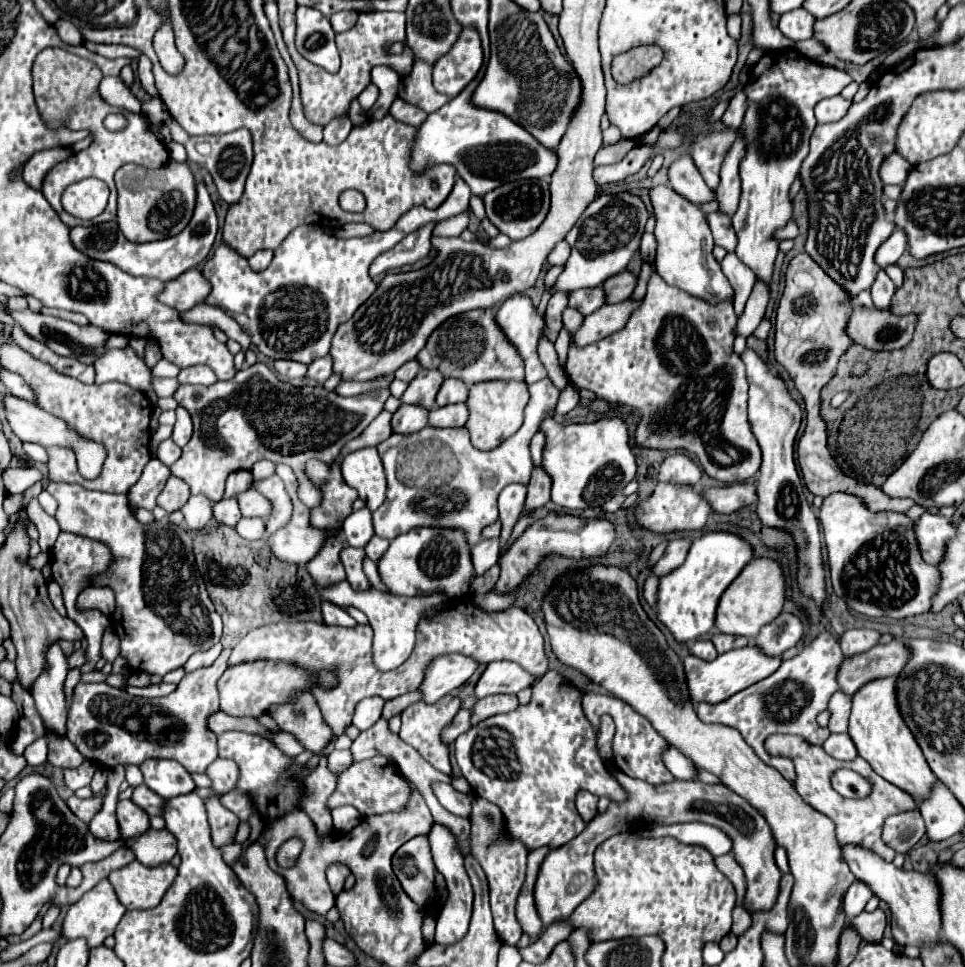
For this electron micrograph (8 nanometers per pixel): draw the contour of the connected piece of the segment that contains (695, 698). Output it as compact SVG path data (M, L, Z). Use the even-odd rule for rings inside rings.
M754 646L730 650L726 654L720 654L712 662L698 660L696 656L686 656L684 672L686 672L686 684L688 684L690 698L692 698L692 702L720 704L720 702L728 700L734 692L740 692L740 690L768 678L780 666L780 662L782 662L780 658L762 656L762 652L758 652L758 648L754 648Z

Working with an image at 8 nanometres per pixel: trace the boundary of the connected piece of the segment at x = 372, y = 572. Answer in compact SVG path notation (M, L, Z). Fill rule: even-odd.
M366 558L366 560L364 560L364 572L366 572L366 576L368 576L368 580L372 582L374 588L389 593L385 584L380 580L380 574L378 574L378 566L376 566L376 562L370 562L370 560Z

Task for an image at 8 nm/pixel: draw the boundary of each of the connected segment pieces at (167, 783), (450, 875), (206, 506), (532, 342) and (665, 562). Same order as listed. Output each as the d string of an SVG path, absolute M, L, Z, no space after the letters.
M146 760L140 770L144 774L146 786L162 798L174 798L196 790L190 772L186 772L182 764L174 764L174 760Z
M434 824L432 830L428 832L428 842L432 846L432 856L434 856L436 868L444 876L448 892L450 892L446 904L442 906L442 910L438 914L436 940L434 942L438 942L438 944L454 944L454 942L458 942L466 934L466 928L470 924L472 898L474 898L472 884L470 884L470 878L468 878L466 868L464 868L464 858L462 858L462 852L460 852L460 844L458 844L456 836L450 832L450 828L446 828L444 824Z
M190 496L190 500L182 508L182 514L186 518L188 530L200 532L212 518L212 504L204 496Z
M514 294L502 306L498 306L496 320L506 332L508 340L518 348L526 362L526 382L538 382L546 376L546 370L538 358L536 346L542 334L542 318L536 314L536 308L526 294Z
M674 538L668 542L668 548L664 552L664 556L656 562L656 566L652 568L652 574L662 578L666 576L668 572L672 572L674 568L678 568L680 564L684 564L686 560L686 554L688 554L688 548L690 548L690 542L684 540L684 538Z

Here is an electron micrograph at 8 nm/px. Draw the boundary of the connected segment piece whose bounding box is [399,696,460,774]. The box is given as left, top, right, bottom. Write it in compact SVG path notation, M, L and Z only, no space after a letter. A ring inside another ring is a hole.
M444 696L442 700L438 700L438 704L410 704L408 708L401 713L401 728L399 732L400 738L410 744L412 748L416 748L420 752L422 758L426 758L430 764L436 769L450 774L449 747L440 740L440 732L444 726L448 726L452 722L452 718L456 716L456 712L460 710L460 700L454 696Z

